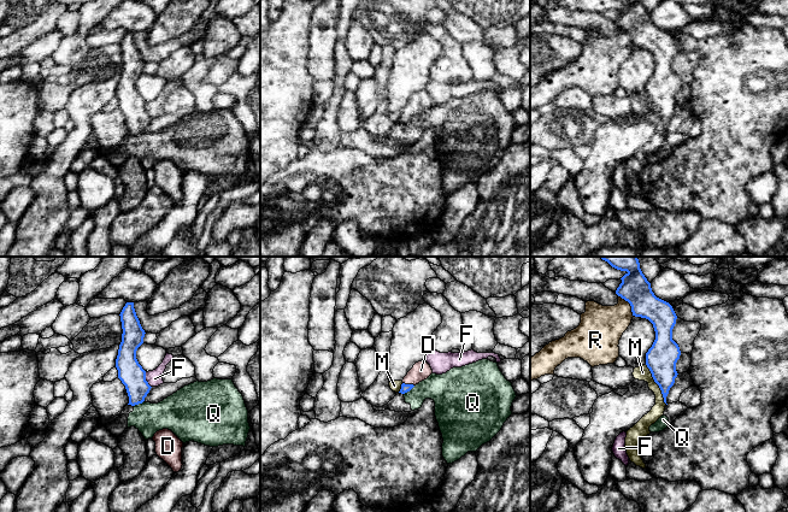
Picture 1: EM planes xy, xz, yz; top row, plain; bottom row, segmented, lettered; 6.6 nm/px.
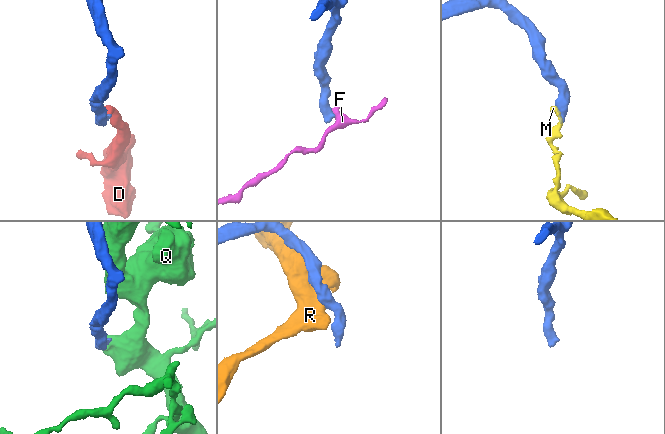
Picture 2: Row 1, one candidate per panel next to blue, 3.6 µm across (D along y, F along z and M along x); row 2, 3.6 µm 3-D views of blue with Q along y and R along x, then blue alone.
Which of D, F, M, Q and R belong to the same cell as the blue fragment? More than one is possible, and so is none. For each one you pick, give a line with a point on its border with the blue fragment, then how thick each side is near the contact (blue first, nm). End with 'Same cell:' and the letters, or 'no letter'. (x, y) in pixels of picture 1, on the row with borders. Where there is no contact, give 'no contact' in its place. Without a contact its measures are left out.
D: contact xz (409, 384); calibres 60 and 120 nm
Same cell: D

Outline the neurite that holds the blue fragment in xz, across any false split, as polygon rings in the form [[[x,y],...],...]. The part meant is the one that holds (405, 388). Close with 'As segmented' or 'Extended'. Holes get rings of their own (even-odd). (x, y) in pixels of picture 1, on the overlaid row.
[[[425,360],[416,363],[404,377],[401,389],[399,393],[405,394],[410,392],[416,384],[427,379],[431,373],[433,370]]]. Extended

